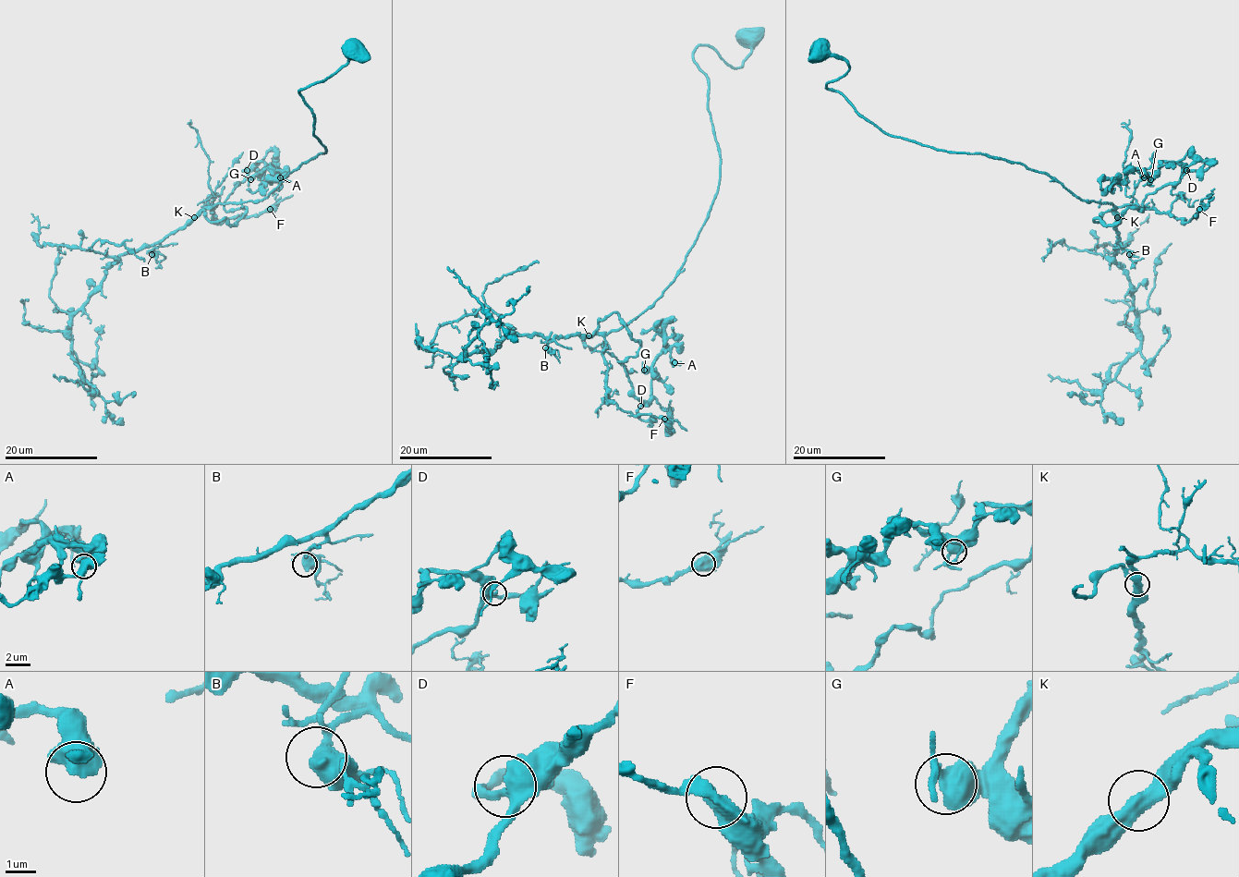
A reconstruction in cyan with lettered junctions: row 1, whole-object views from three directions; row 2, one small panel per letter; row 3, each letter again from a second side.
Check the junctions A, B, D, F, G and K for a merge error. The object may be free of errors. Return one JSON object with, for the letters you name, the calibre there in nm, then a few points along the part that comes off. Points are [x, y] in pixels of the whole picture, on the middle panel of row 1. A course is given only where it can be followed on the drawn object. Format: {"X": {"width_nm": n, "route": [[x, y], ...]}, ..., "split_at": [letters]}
{"split_at": []}

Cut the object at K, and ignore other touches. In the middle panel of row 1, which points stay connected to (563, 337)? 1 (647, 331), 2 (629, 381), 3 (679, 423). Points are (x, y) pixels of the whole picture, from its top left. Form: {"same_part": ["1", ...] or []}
{"same_part": ["1", "2"]}

